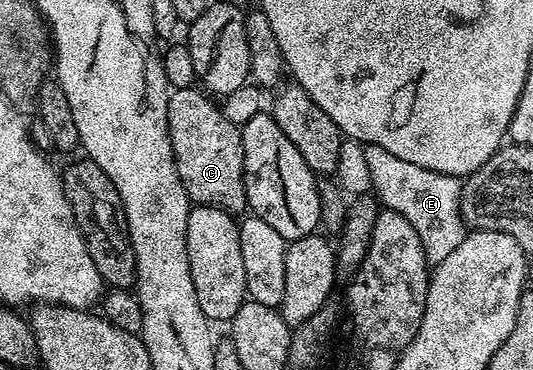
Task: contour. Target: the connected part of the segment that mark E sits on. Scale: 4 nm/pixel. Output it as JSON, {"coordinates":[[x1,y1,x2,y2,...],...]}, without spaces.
{"coordinates":[[368,143,362,148,361,163,367,166,367,175,371,178,370,190,380,204,388,211,401,213,401,217,405,217,405,221,417,229,417,237,421,237,428,264,445,261,445,257,449,257,449,253,461,245,465,224,459,215,459,198,463,192,460,176,421,169,421,165,413,165,413,161,393,157,389,149,381,149,381,145,376,143]]}

